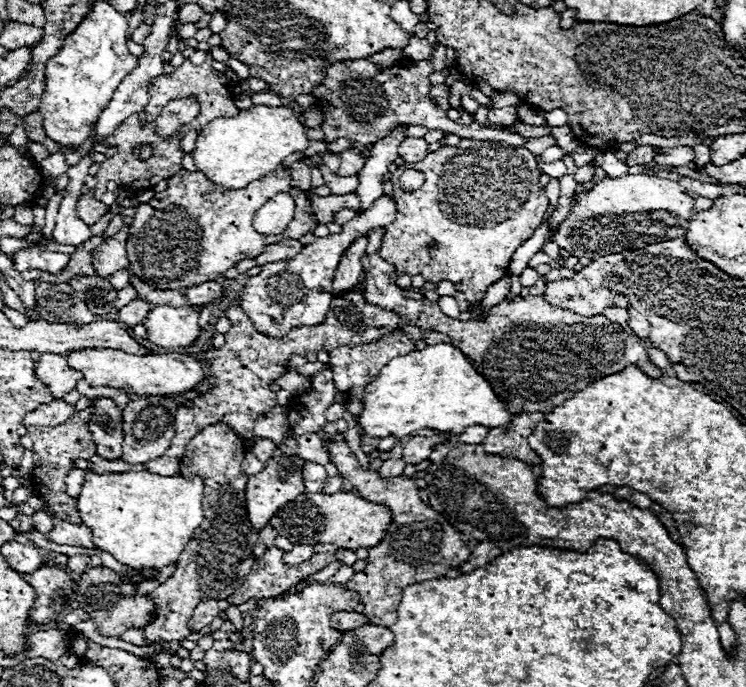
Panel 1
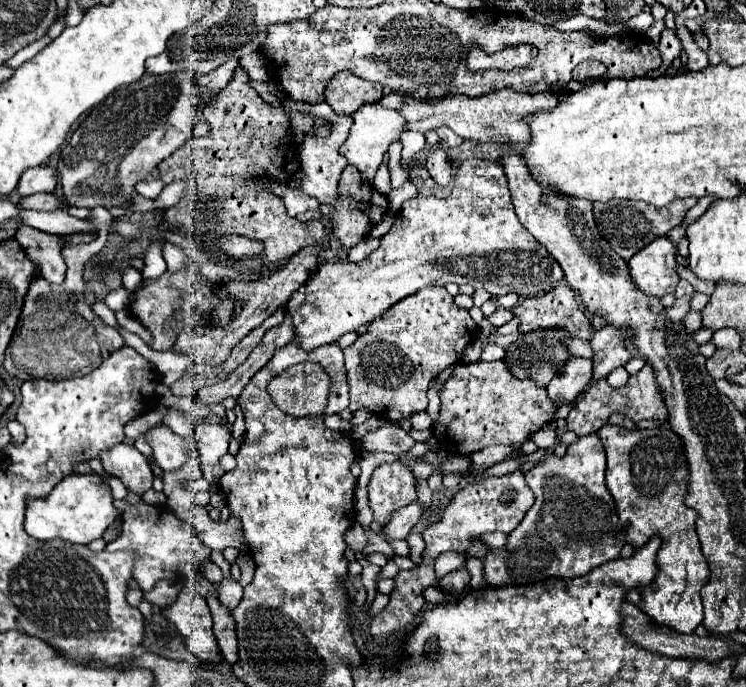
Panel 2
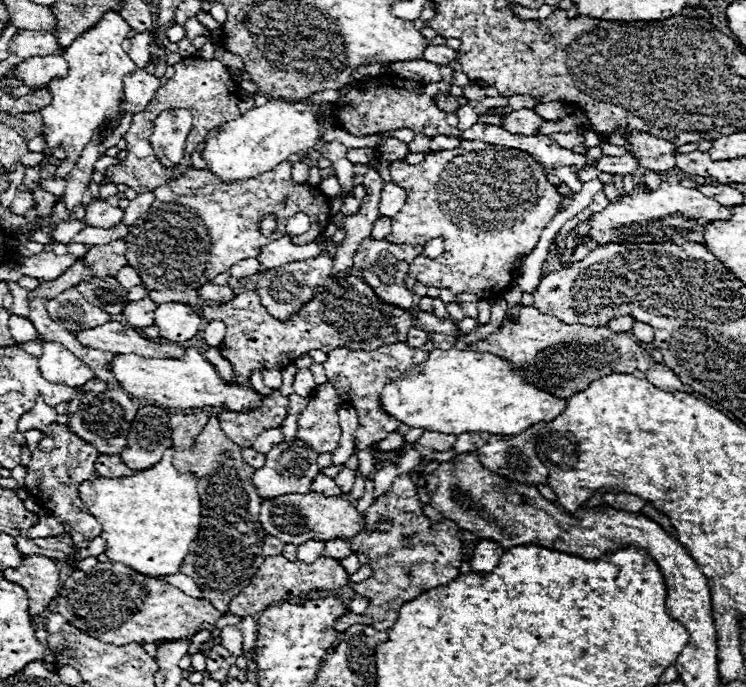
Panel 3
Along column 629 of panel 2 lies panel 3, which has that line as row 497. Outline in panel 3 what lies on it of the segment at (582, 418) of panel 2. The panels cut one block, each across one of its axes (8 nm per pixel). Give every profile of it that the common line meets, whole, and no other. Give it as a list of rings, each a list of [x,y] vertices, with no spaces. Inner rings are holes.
[[[406,473],[395,478],[390,492],[368,508],[365,521],[365,530],[351,538],[350,543],[352,552],[362,552],[370,558],[368,564],[372,566],[374,576],[360,584],[350,584],[350,588],[356,594],[370,598],[370,606],[364,614],[372,618],[372,628],[386,632],[396,622],[404,602],[414,600],[420,590],[444,586],[460,574],[462,534],[454,522],[444,518],[442,522],[432,524],[422,514],[422,504],[416,498],[416,484]]]

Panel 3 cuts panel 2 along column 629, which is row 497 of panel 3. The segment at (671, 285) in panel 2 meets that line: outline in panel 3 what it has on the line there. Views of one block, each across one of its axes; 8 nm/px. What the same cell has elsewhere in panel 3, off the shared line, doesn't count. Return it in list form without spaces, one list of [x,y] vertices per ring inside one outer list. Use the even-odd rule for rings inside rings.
[[[296,440],[282,442],[266,454],[266,464],[254,472],[252,482],[258,488],[260,498],[282,496],[282,494],[302,492],[302,490],[310,492],[310,484],[312,484],[314,476],[320,472],[316,460],[318,460],[318,452],[314,452],[310,446],[306,446],[302,442],[296,442]]]

